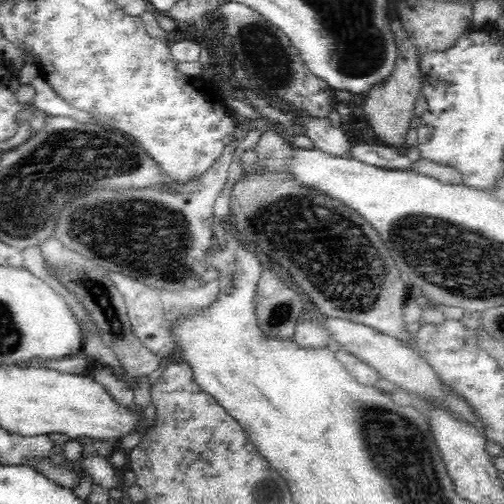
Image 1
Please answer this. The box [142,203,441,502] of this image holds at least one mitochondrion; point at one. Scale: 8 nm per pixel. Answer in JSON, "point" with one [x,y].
{"point":[234,268]}

